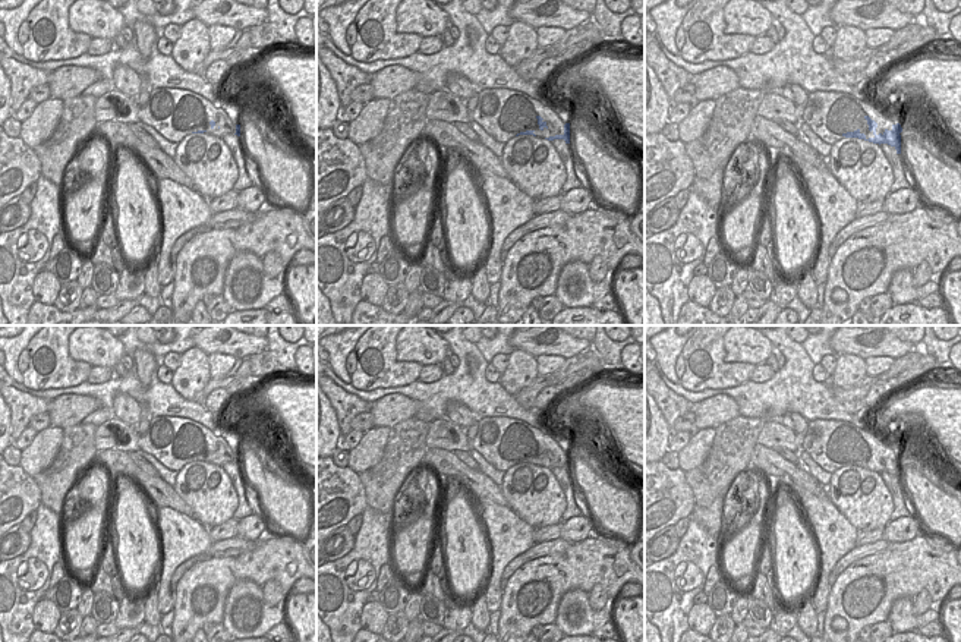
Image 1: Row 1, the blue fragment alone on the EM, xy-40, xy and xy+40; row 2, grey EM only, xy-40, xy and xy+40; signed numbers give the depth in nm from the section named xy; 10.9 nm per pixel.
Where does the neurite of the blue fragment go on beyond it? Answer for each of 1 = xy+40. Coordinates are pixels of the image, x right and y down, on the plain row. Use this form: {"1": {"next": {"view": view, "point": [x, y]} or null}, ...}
{"1": {"next": {"view": "xy+40", "point": [860, 494]}}}

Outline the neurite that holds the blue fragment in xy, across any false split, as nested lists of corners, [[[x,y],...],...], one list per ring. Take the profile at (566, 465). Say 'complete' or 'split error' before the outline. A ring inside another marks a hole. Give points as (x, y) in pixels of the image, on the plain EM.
split error | [[[570,451],[564,453],[563,463],[538,466],[533,460],[520,460],[505,471],[501,491],[508,507],[538,529],[561,522],[567,503],[552,469],[564,468],[570,472]]]

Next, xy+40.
split error | [[[864,444],[869,459],[875,463],[866,466],[860,457],[842,462],[842,468],[831,475],[828,487],[829,500],[848,519],[857,531],[885,529],[894,512],[892,495],[880,473],[888,472],[901,482],[899,451],[883,462],[876,462],[877,451]]]

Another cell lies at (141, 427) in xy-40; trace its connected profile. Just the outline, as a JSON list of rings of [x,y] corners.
[[[139,403],[139,406],[141,406],[139,422],[133,427],[135,427],[135,431],[138,432],[138,435],[142,437],[148,431],[149,421],[152,416],[149,413],[146,403]]]

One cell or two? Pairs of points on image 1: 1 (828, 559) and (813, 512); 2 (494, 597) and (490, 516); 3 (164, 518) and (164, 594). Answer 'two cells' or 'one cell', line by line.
1: one cell
2: one cell
3: one cell

